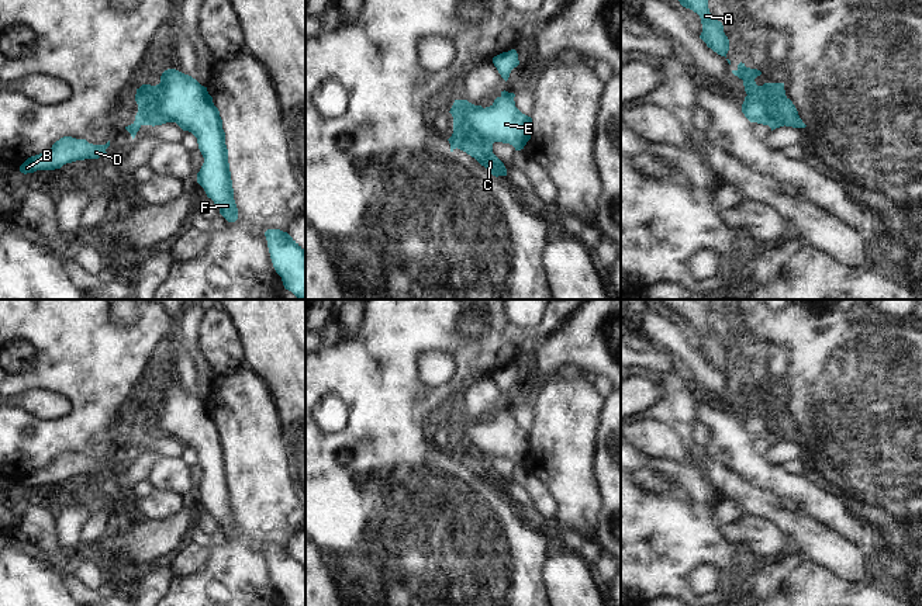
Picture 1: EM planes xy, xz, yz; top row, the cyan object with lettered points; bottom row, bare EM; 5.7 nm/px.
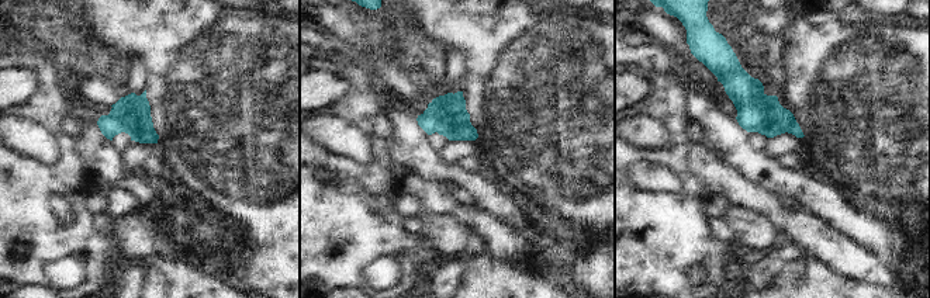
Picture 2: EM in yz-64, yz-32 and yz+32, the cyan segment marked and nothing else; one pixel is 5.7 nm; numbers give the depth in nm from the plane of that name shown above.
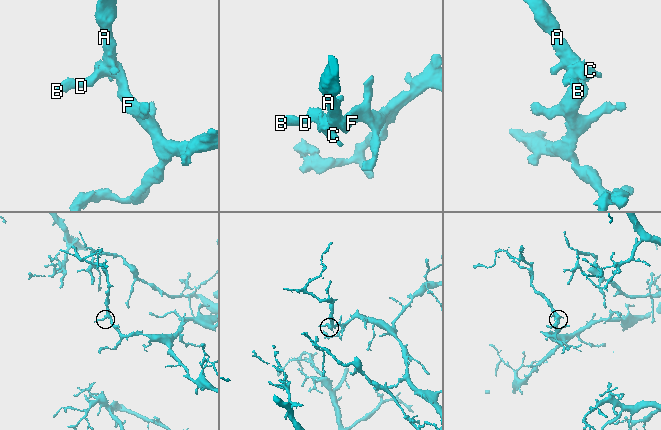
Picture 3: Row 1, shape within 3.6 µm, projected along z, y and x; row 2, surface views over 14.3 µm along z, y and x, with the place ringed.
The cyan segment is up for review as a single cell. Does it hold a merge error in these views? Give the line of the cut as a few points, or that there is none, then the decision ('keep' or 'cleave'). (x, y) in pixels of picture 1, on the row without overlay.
cut xy (161, 397), (163, 414), (158, 426), (171, 436); cleave

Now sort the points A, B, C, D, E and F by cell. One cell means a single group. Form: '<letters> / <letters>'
A B D E F / C

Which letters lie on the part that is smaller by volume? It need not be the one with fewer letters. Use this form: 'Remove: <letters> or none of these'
Remove: C

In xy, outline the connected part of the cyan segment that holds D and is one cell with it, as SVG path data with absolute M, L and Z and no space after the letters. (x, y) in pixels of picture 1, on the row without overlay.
M63 451L56 456L49 465L28 472L20 481L20 486L27 489L37 485L55 485L76 475L99 474L107 468L106 464L108 461L110 456L106 460L93 460L86 454Z

